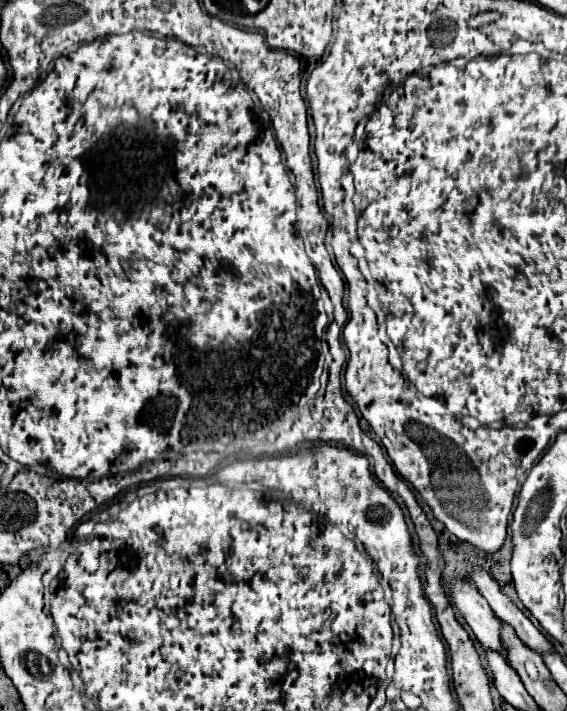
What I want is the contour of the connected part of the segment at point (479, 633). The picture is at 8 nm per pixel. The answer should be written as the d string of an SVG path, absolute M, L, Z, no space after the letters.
M455 581L453 603L463 613L465 621L473 629L477 641L485 649L497 651L499 655L503 655L507 659L507 649L503 649L505 645L501 641L501 621L491 611L489 603L479 595L479 591L465 581Z

